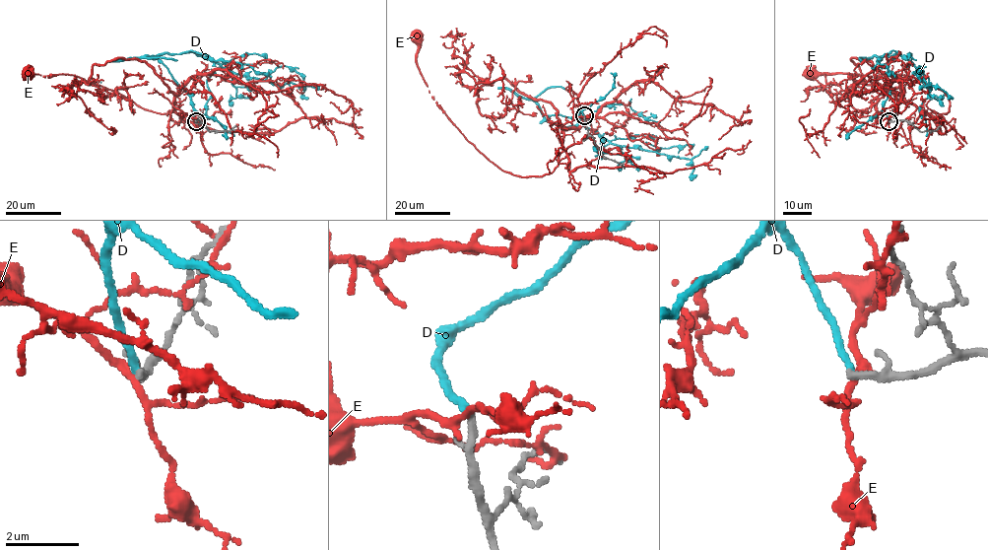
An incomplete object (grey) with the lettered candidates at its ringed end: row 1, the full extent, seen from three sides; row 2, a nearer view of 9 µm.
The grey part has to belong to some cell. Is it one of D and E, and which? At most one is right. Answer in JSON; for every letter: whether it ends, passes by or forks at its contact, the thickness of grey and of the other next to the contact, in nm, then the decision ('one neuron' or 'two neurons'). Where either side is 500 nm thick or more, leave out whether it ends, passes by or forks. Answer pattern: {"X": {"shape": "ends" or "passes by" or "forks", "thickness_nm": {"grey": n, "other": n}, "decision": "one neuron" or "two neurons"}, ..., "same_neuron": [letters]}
{"D": {"shape": "ends", "thickness_nm": {"grey": 160, "other": 170}, "decision": "two neurons"}, "E": {"shape": "forks", "thickness_nm": {"grey": 160, "other": 160}, "decision": "two neurons"}, "same_neuron": []}

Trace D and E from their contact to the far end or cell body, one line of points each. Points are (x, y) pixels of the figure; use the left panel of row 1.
D: (196, 121), (185, 91), (152, 57), (194, 52), (246, 76), (300, 85), (302, 98)
E: (196, 121), (177, 109), (172, 103), (174, 101), (174, 110), (157, 113), (73, 75), (45, 77), (26, 71)

